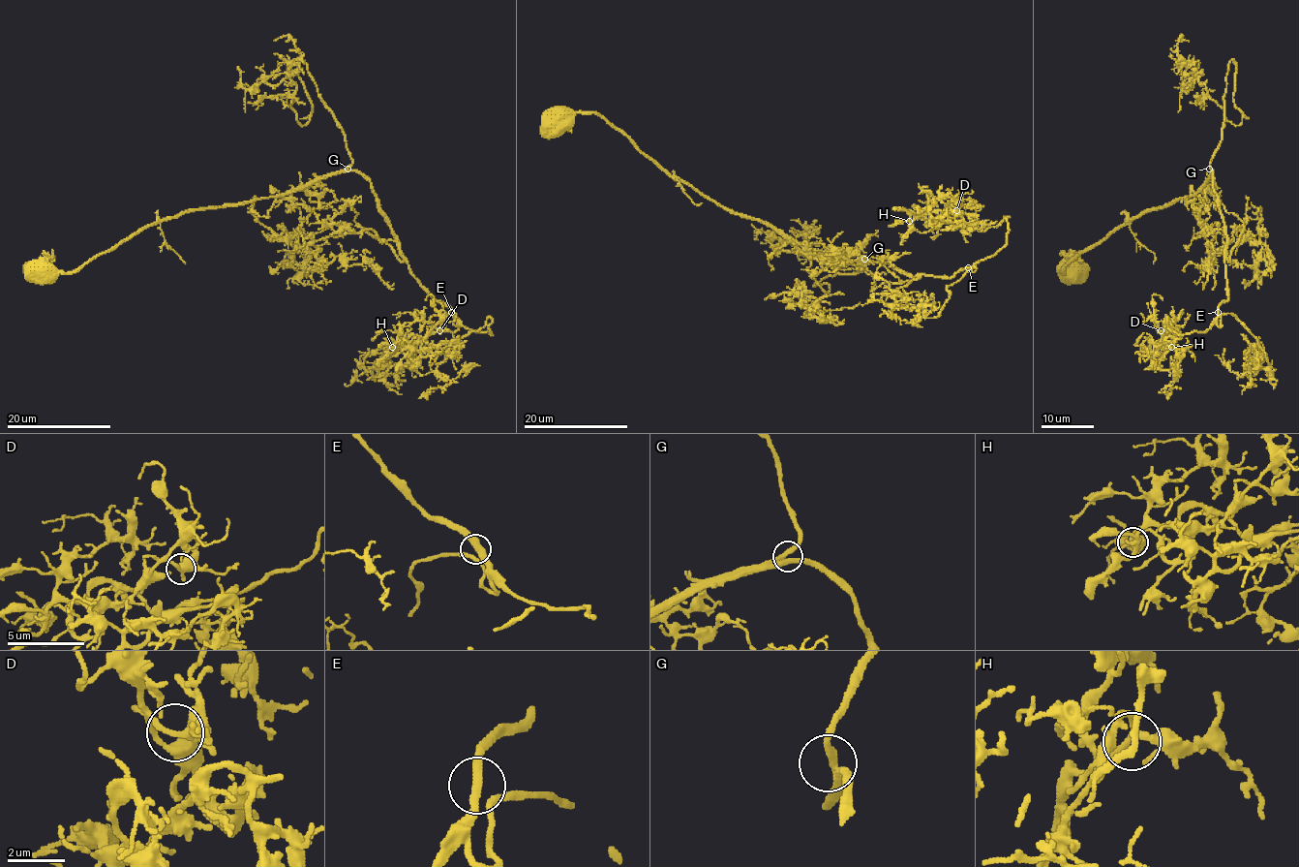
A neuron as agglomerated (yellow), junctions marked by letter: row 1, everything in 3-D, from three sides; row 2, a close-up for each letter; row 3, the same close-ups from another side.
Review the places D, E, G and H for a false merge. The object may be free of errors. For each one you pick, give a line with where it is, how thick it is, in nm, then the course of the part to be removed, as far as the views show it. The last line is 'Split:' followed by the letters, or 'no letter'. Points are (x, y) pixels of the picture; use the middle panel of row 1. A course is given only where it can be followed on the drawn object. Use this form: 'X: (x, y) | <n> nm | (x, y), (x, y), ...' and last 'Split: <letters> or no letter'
Split: no letter

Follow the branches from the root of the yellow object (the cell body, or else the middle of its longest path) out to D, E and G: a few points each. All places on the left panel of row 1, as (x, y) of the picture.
D: (39, 274), (304, 189), (346, 201), (492, 334), (403, 351), (439, 330)
E: (39, 274), (75, 272), (155, 222), (304, 189), (316, 202), (346, 201), (451, 312)
G: (39, 274), (75, 272), (99, 255), (116, 248), (155, 222), (176, 218), (188, 211), (283, 196), (347, 169)

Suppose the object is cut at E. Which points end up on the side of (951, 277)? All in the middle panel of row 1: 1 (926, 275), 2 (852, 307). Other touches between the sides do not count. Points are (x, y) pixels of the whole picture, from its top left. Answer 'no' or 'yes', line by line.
1: yes
2: yes

